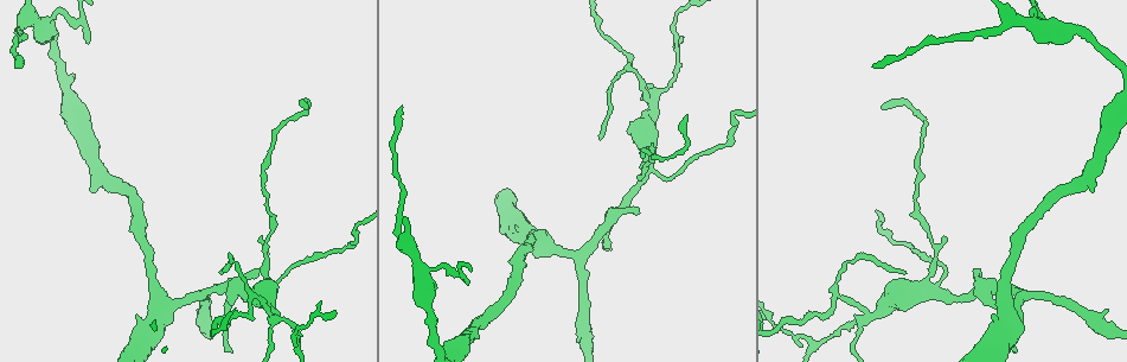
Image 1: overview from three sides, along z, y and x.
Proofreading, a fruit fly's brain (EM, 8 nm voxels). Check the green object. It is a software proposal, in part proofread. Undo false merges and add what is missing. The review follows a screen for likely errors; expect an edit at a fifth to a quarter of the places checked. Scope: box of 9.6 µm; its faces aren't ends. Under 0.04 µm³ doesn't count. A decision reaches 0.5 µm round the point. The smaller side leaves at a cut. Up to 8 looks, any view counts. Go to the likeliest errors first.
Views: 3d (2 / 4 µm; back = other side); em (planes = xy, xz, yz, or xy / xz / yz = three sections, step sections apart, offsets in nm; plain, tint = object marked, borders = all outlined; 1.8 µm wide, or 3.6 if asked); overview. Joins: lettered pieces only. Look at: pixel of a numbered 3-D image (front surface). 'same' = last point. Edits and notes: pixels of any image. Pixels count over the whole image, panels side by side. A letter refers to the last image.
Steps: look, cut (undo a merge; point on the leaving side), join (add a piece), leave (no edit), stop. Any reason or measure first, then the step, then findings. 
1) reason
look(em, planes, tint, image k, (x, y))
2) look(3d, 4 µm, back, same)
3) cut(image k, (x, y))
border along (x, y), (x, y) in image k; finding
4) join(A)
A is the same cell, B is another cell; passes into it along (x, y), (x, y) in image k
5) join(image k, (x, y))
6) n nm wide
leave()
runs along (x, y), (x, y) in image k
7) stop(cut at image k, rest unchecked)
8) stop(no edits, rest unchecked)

thick turns thin
look(em, planes, tint, image 1, (871, 314))

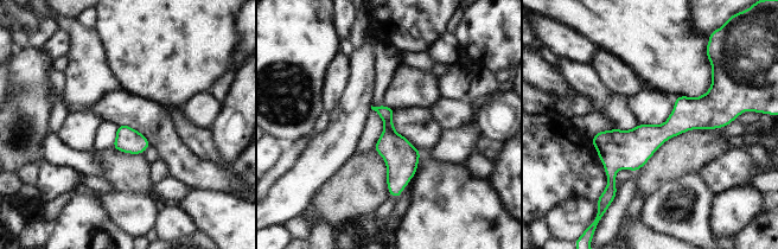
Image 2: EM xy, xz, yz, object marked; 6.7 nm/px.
what lies round it
look(em, planes, borders, same)

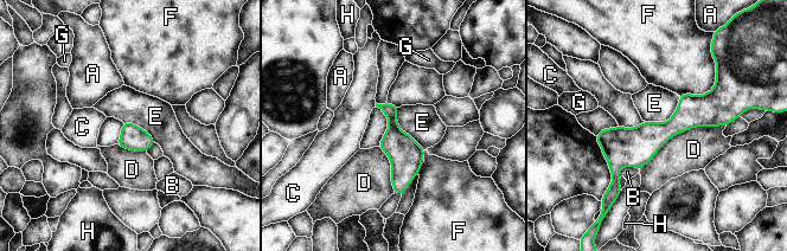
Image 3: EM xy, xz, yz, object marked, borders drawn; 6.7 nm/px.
D touches over 650 nm
leave()
A, B, C, D, E, F, G and H are other cells; border along (400, 107), (397, 124), (424, 149) in image 3; continuous, no second cell

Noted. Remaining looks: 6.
looks like a crossing
look(em, planes, tint, image 1, (1017, 304))

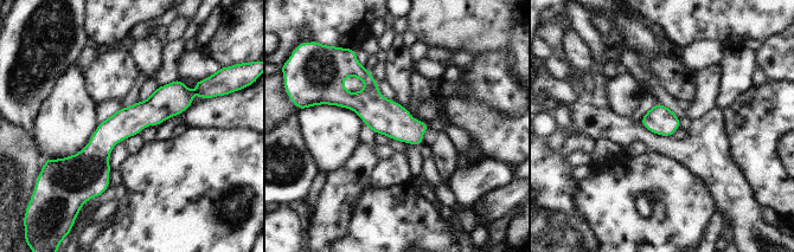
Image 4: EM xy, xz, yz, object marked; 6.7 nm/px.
look(em, planes, borders, same)

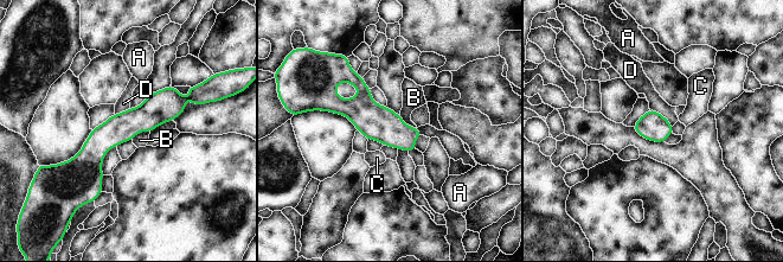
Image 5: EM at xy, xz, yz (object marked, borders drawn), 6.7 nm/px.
D touches over 200 nm
leave()
A, B, C and D are other cells; border along (399, 114), (408, 125), (416, 127) in image 5; continuous, no second cell

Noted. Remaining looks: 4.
tapers out
look(em, planes, borders, image 1, (885, 105))

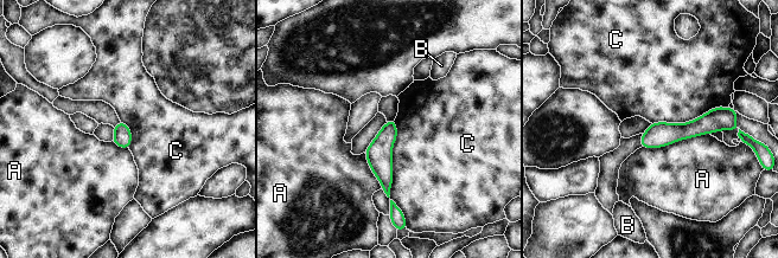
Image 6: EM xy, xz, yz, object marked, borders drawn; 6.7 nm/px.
130 nm wide
leave()
A, B and C are other cells; runs along (726, 124), (659, 134), (643, 144) in image 6; none of them fits

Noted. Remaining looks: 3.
stop(no edits, rest unchecked)

